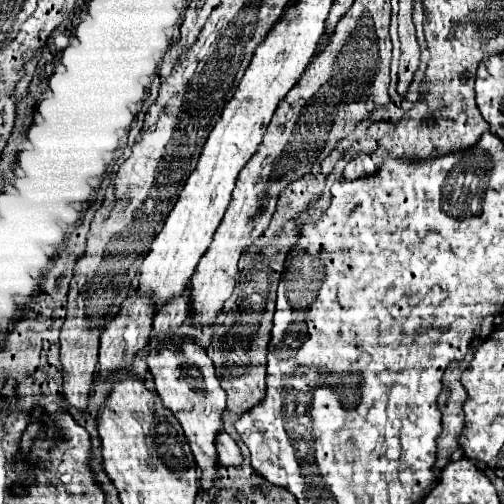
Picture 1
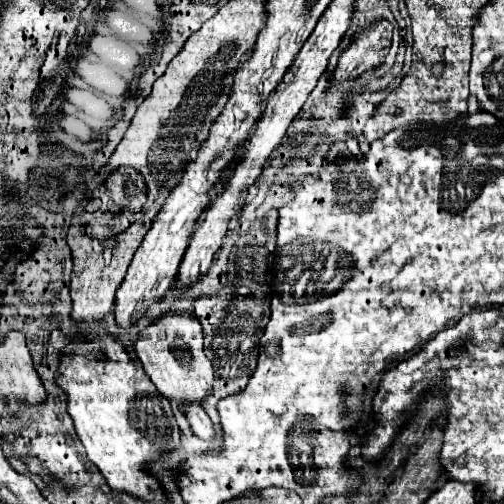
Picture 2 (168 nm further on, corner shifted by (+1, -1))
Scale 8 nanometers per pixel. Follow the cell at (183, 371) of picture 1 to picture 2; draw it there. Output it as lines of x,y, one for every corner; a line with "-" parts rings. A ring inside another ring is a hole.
173,313
165,315
159,323
145,327
141,331
141,337
135,341
137,357
149,375
153,379
157,391
169,399
173,409
179,409
183,413
183,407
189,407
193,403
203,405
207,395
213,393
213,365
203,353
203,333
197,319
185,313

